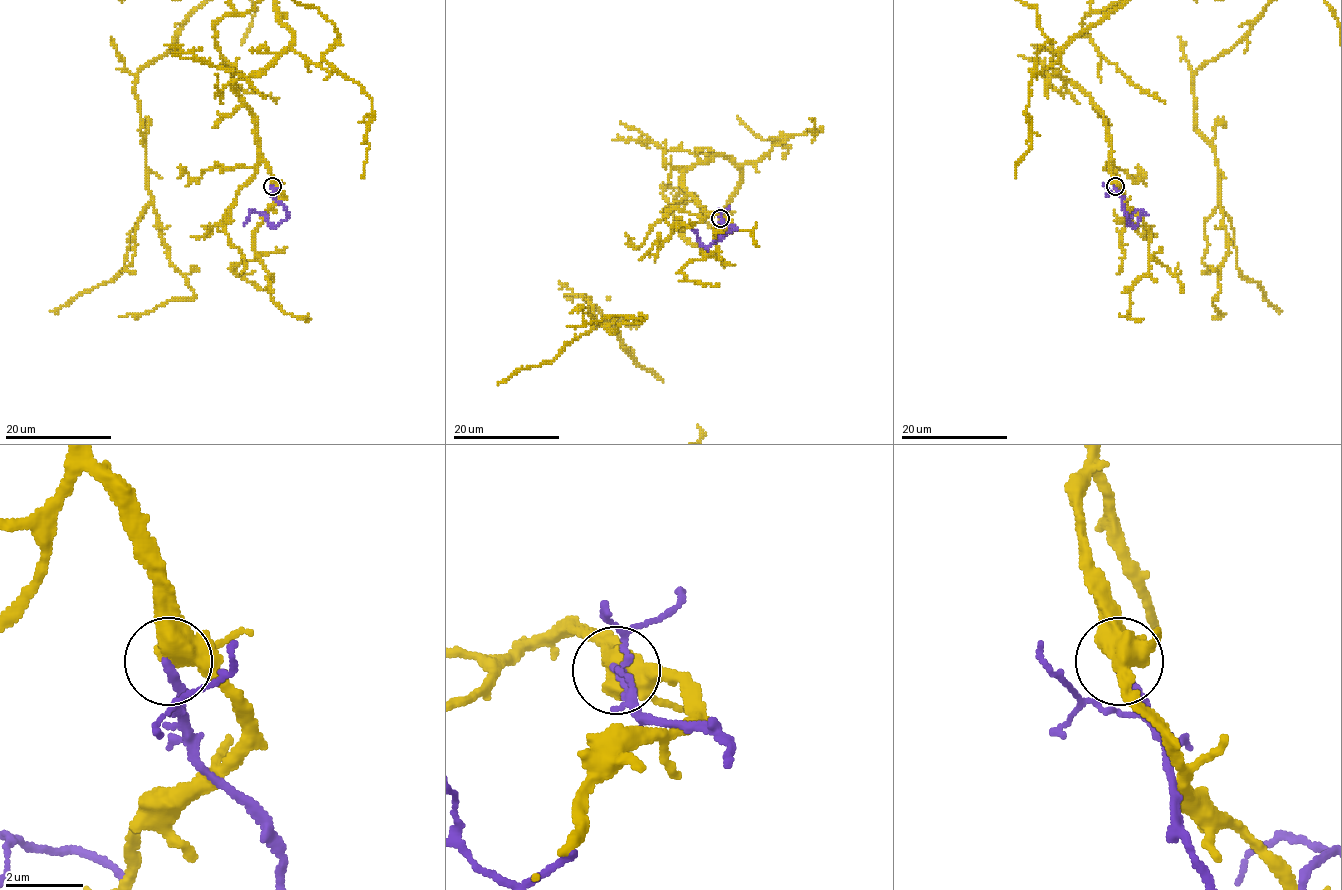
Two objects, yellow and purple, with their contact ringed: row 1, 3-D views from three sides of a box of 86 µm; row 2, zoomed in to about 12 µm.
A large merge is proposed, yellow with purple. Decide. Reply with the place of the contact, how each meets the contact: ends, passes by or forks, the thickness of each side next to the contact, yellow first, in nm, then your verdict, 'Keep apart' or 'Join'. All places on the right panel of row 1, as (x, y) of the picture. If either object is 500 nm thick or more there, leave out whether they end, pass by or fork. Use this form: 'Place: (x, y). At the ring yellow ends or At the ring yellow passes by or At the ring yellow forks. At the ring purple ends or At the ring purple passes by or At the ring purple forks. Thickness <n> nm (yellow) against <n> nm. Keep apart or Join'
Place: (1115, 186). At the ring yellow forks. At the ring purple ends. Thickness 480 nm (yellow) against 190 nm. Keep apart

